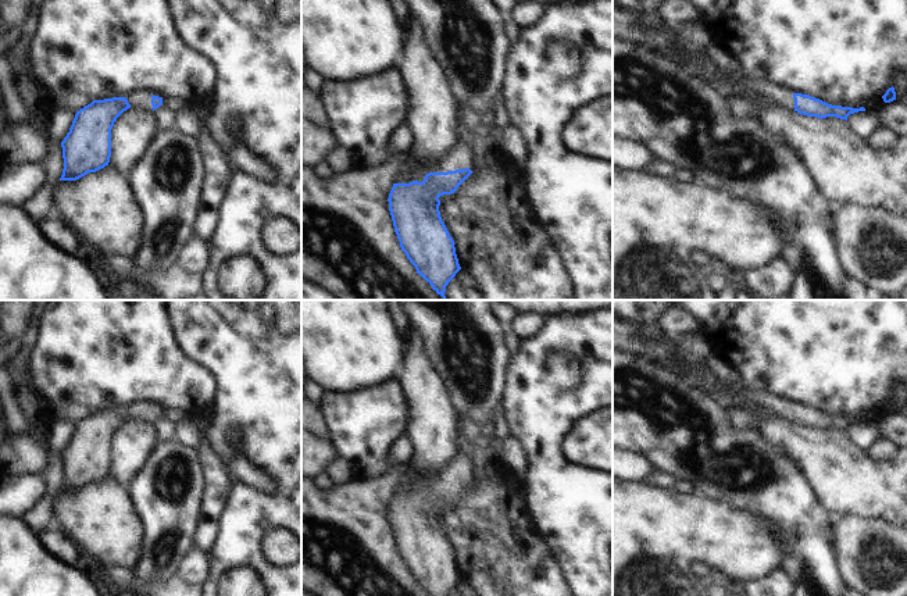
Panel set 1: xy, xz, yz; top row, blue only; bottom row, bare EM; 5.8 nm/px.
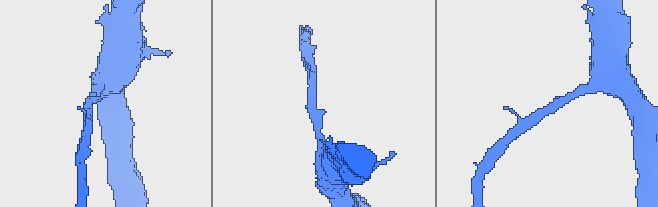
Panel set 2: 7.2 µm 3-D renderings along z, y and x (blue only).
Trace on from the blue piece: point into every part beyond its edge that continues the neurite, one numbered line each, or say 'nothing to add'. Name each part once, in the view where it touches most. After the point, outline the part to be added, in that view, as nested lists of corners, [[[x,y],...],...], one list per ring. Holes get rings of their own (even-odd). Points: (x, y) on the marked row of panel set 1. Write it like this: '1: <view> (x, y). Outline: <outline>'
1: xz (457, 159). Outline: [[[460,138],[456,146],[439,160],[439,169],[443,172],[467,168],[469,164],[469,156],[467,147],[461,144]]]

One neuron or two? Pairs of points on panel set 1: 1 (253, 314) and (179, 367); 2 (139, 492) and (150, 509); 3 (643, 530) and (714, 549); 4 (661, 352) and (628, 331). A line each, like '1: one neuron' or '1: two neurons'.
1: two neurons
2: one neuron
3: one neuron
4: one neuron

